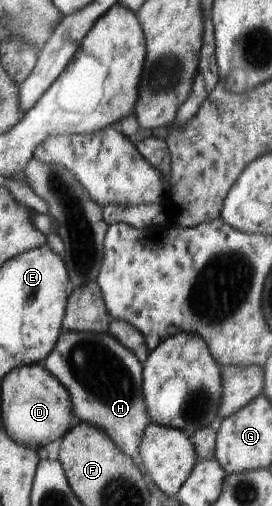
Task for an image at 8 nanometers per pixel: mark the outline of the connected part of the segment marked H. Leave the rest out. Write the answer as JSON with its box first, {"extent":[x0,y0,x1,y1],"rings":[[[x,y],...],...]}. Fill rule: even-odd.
{"extent":[43,330,149,460],"rings":[[[62,330],[52,352],[43,360],[44,368],[56,377],[62,386],[68,390],[73,414],[81,421],[101,428],[114,444],[123,450],[132,460],[139,458],[139,444],[149,423],[149,414],[143,394],[143,366],[136,355],[124,348],[120,341],[108,333],[93,333],[90,331]]]}

